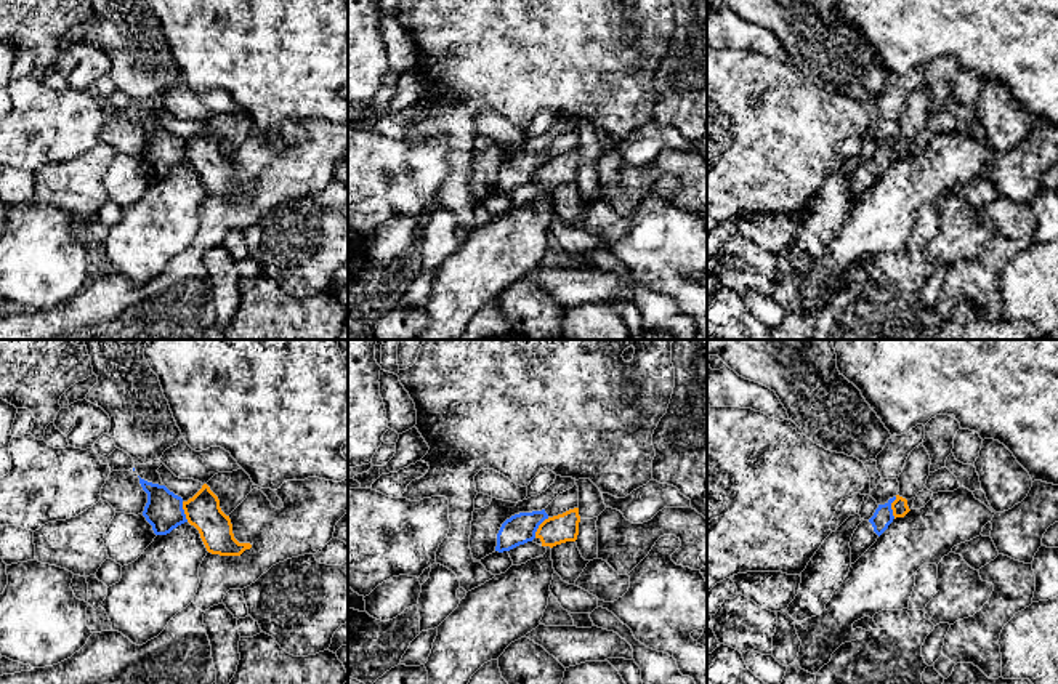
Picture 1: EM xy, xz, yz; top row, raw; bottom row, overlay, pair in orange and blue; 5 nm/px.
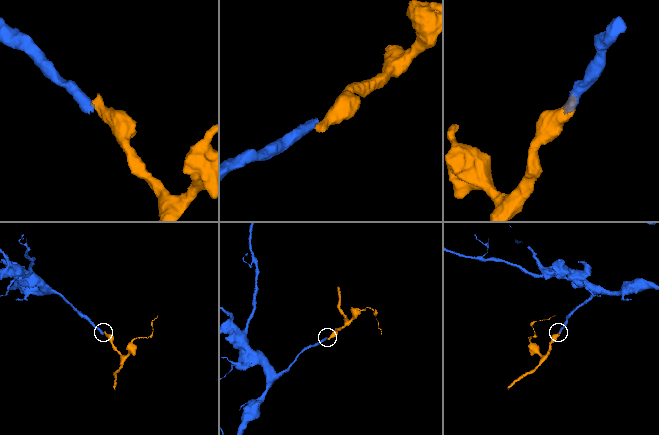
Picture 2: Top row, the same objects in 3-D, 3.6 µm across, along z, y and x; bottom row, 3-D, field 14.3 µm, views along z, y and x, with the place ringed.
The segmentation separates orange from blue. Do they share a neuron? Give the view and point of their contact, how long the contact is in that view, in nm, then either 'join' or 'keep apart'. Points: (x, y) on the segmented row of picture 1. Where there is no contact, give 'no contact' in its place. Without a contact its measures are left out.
meets orange in xz at (539, 527); contact 130 nm long; keep apart

